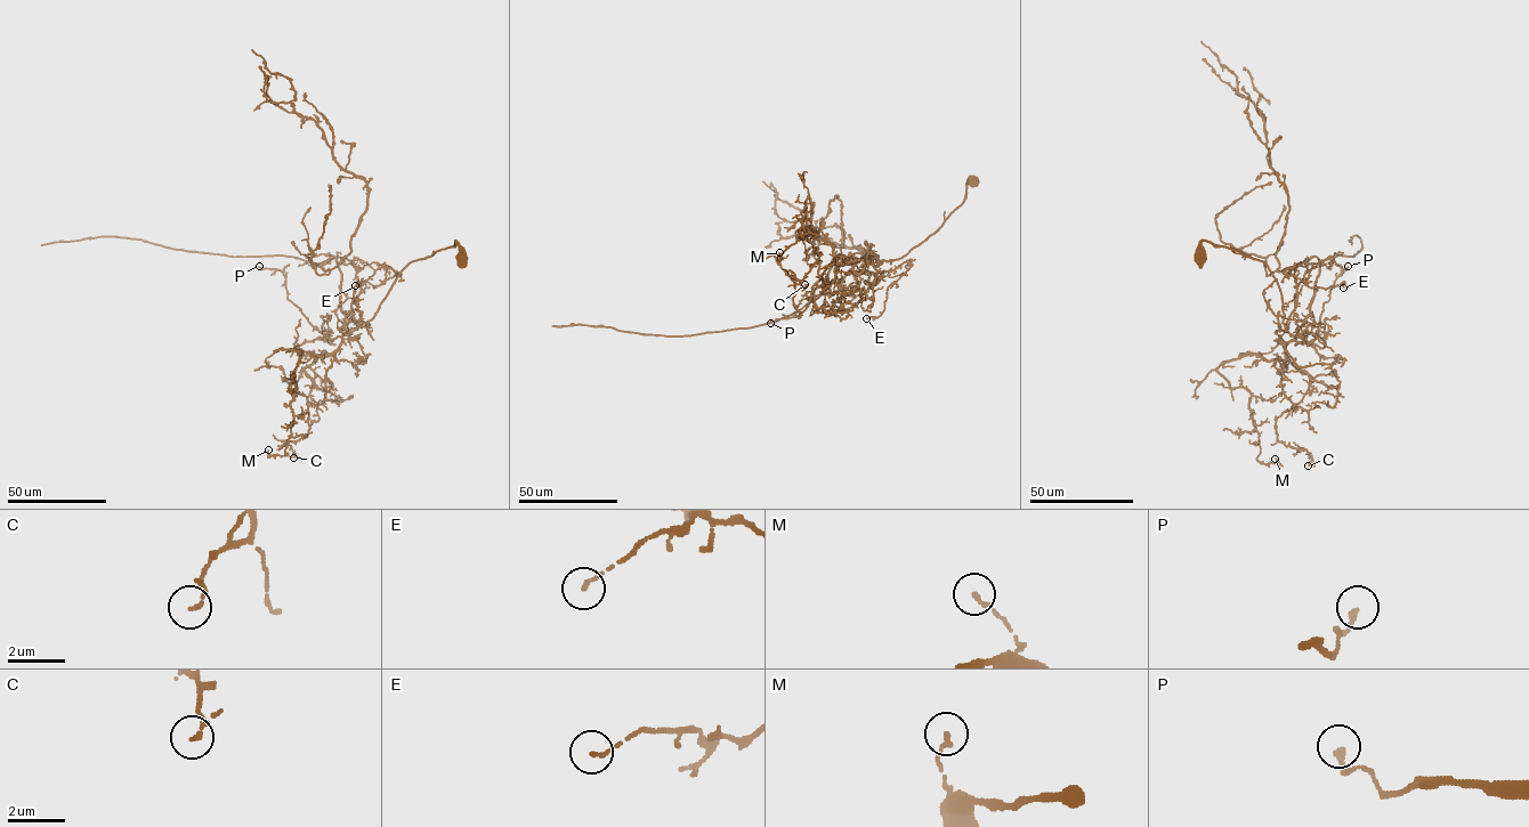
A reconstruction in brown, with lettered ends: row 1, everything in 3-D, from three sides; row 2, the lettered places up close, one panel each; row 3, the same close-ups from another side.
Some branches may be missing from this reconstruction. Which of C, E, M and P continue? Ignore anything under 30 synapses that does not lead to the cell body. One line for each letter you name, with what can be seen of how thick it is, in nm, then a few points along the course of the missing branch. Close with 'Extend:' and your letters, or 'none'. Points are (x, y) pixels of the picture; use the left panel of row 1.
Extend: none

